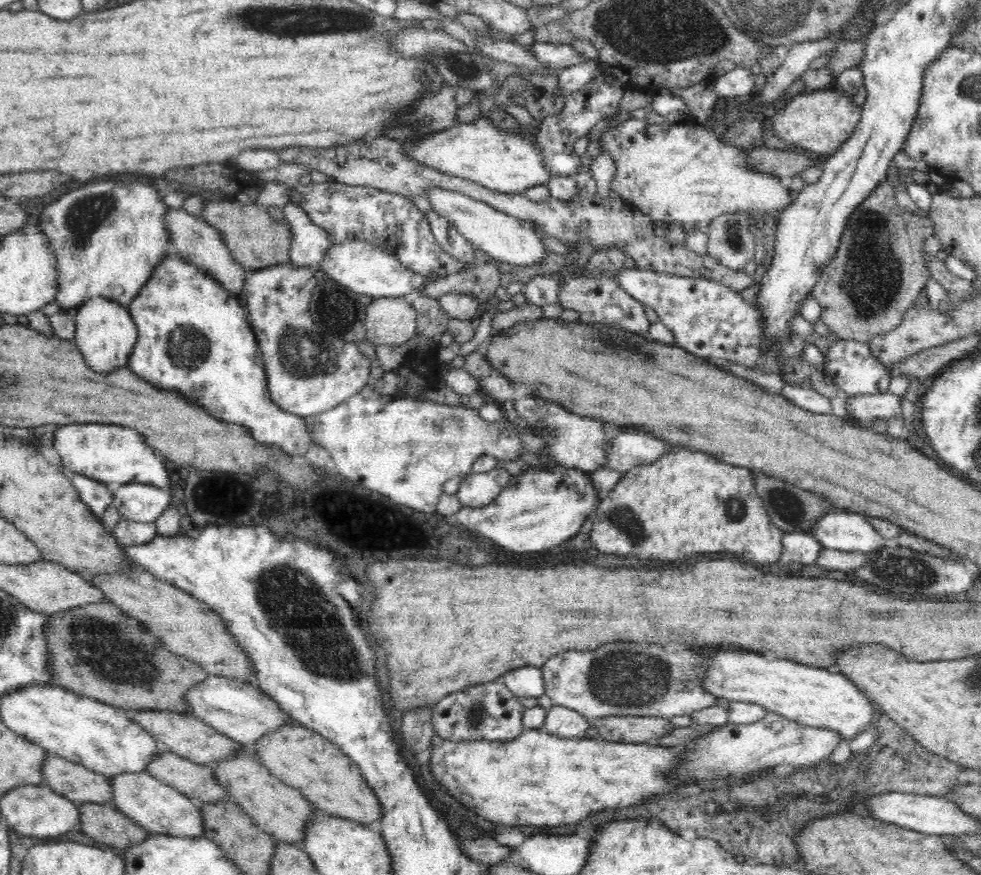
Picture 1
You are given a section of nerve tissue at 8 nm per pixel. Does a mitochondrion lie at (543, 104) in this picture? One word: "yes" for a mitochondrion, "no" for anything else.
no

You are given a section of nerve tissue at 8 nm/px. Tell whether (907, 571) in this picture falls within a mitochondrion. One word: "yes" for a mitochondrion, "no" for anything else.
yes

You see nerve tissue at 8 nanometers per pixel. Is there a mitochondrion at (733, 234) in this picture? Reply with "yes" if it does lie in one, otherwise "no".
yes

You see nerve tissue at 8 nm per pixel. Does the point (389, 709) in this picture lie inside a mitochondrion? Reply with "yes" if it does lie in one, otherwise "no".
no

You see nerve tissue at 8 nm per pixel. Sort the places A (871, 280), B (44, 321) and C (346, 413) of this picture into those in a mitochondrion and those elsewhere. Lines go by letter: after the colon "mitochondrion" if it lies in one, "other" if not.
A: mitochondrion
B: other
C: other

